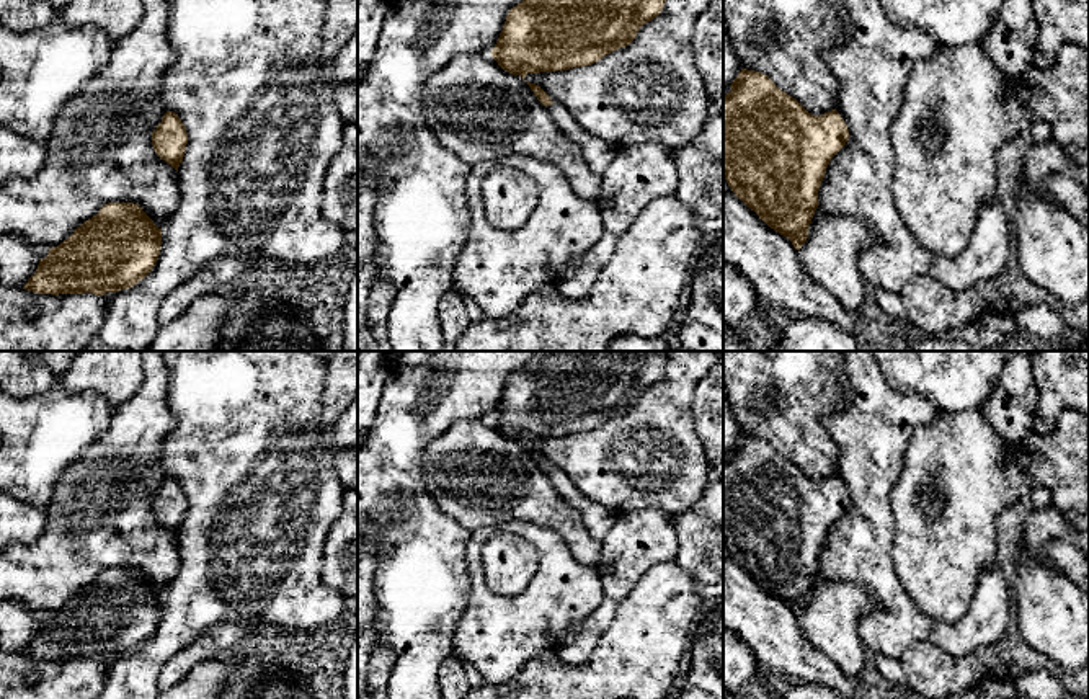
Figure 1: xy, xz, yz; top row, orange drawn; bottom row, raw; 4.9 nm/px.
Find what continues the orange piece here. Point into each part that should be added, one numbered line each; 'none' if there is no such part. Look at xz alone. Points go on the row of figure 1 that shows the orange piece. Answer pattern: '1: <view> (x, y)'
1: xz (598, 154)

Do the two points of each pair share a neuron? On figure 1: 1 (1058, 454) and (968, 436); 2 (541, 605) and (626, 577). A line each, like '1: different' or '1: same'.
1: different
2: different

